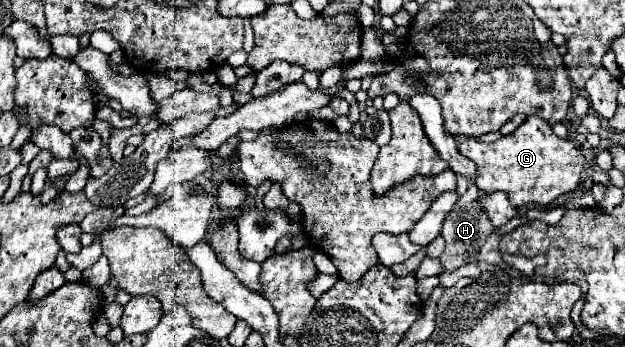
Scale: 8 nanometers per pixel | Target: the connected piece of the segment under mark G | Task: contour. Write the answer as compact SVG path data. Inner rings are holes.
M535 115L527 117L521 127L495 143L483 143L469 137L459 145L459 151L477 165L477 187L483 193L507 193L511 205L515 207L547 207L559 195L575 191L585 169L585 157L581 149L577 149L569 139L557 137L551 131L551 125Z

